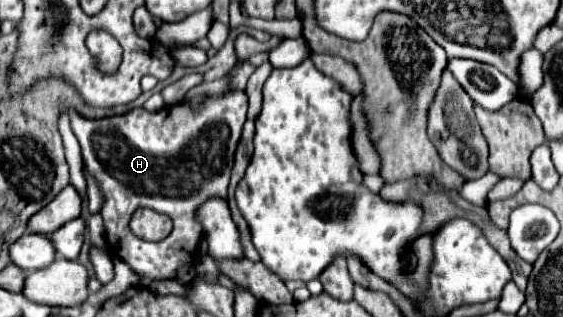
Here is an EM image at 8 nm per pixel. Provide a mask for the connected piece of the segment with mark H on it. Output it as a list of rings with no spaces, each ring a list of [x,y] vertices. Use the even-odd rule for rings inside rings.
[[[243,90],[209,96],[195,108],[181,102],[165,106],[159,112],[135,108],[101,120],[83,118],[75,110],[69,110],[71,128],[81,144],[83,164],[105,194],[101,216],[105,220],[107,246],[139,274],[139,286],[149,288],[155,280],[173,280],[183,266],[197,264],[197,242],[203,236],[197,210],[201,202],[213,196],[227,200],[233,156],[245,114],[247,94]],[[139,208],[171,216],[171,236],[163,242],[137,240],[129,228],[129,220]]]

